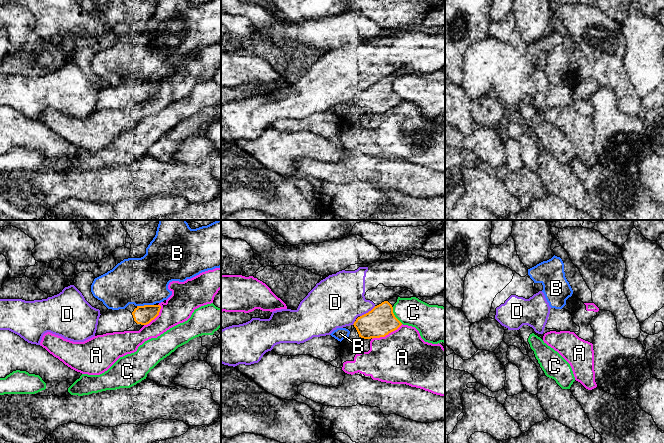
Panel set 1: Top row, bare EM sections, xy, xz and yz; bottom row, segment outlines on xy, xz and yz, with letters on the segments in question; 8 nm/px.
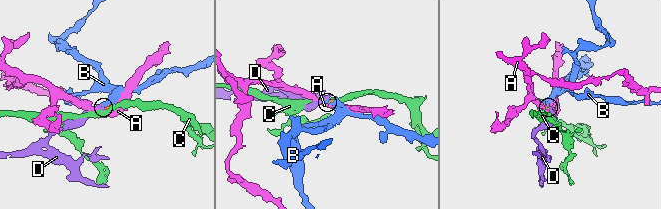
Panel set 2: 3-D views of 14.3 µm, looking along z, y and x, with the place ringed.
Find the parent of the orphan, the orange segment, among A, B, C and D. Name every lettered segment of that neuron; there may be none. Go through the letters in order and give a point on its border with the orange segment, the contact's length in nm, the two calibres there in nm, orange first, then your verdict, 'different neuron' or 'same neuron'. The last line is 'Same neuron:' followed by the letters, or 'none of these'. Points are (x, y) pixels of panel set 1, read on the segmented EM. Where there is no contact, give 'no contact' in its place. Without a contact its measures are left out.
A: contact xz (387, 334); length 280 nm; calibres 240 and 440 nm; different neuron
B: contact xy (145, 305); length 140 nm; calibres 150 and 380 nm; different neuron
C: contact xz (394, 315); length 160 nm; calibres 240 and 220 nm; different neuron
D: contact xz (368, 312); length 150 nm; calibres 240 and 380 nm; different neuron
Same neuron: none of these

